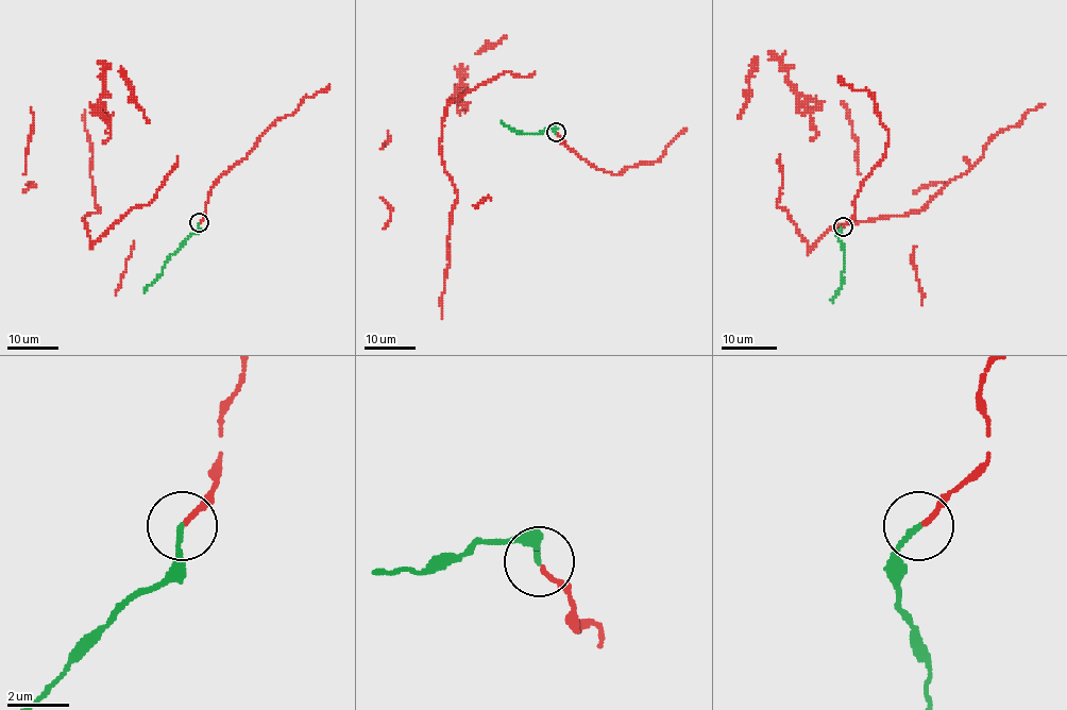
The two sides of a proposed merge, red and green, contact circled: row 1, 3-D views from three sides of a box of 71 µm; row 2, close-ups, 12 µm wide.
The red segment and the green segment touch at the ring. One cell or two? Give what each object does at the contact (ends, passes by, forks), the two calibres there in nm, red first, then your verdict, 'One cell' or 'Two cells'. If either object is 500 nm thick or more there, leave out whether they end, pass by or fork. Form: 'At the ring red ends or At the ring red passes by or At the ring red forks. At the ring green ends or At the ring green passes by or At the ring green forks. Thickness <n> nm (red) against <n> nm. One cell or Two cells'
At the ring red ends. At the ring green ends. Thickness 140 nm (red) against 160 nm. One cell

